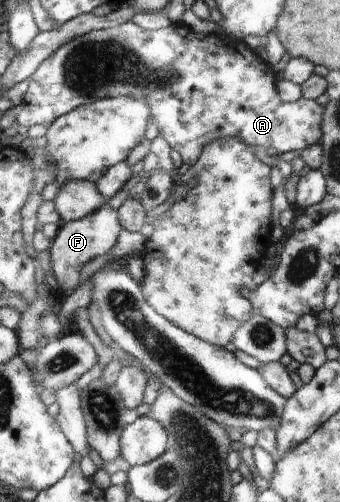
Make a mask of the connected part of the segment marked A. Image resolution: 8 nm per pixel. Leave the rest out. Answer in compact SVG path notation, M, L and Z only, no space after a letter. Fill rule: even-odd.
M132 21L119 24L118 26L93 30L92 32L73 38L70 42L63 44L52 56L49 56L38 66L36 72L30 76L30 83L24 99L20 106L17 107L18 116L16 122L18 125L26 126L29 128L34 125L43 125L48 128L50 124L54 123L59 116L67 115L69 112L75 111L80 107L90 104L92 101L96 101L101 98L116 98L117 96L128 96L128 98L144 98L148 102L148 106L152 108L152 122L157 123L159 134L170 145L171 150L176 150L184 164L192 166L199 162L199 157L203 154L204 148L208 144L214 143L216 140L222 138L236 138L236 140L244 140L248 146L258 146L258 148L272 148L276 150L277 157L284 152L293 150L297 153L303 151L305 148L311 147L313 144L318 144L323 139L322 122L324 106L318 104L314 99L307 99L301 97L294 102L282 102L278 98L278 92L276 92L276 82L274 82L274 76L270 72L270 66L264 64L251 49L245 41L237 40L234 42L234 38L228 38L228 34L210 34L210 36L204 36L202 40L198 38L188 38L188 36L180 36L180 26L176 26L176 23L170 23L166 28L159 28L158 30L144 30L140 28L138 24L134 24Z

